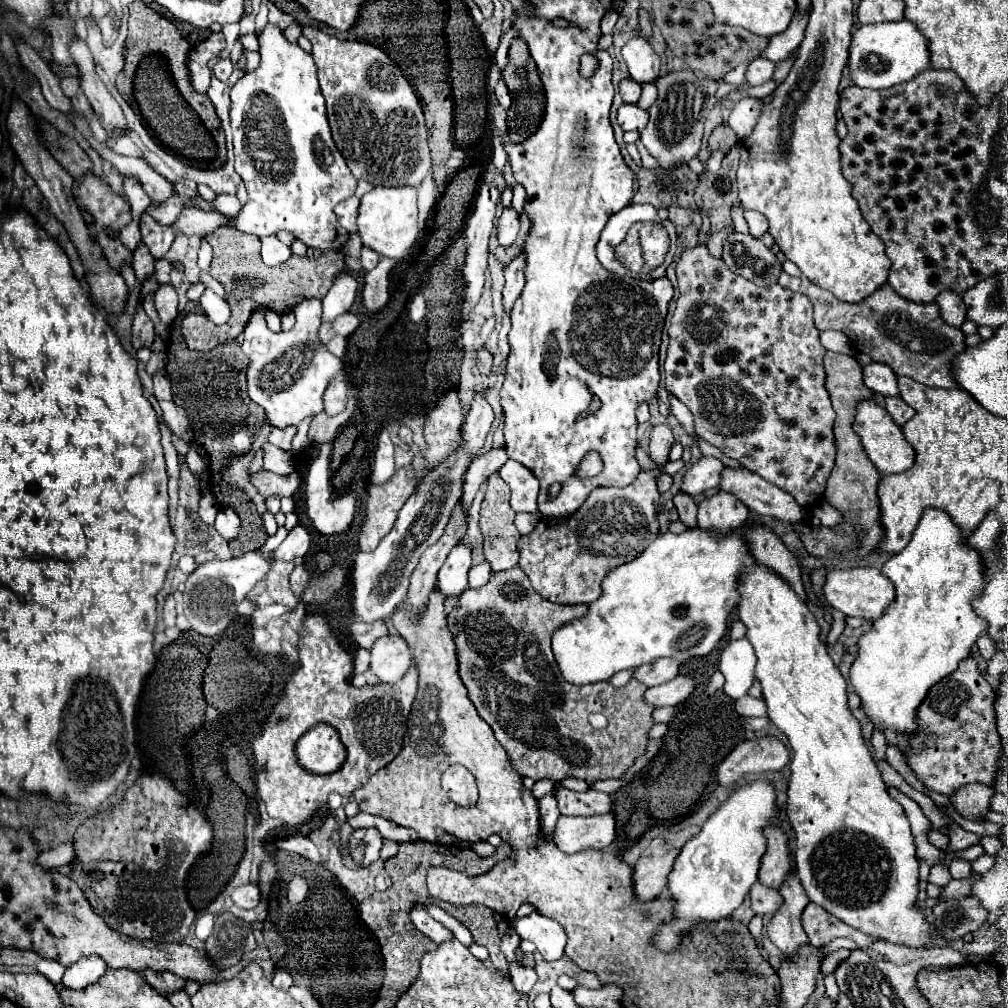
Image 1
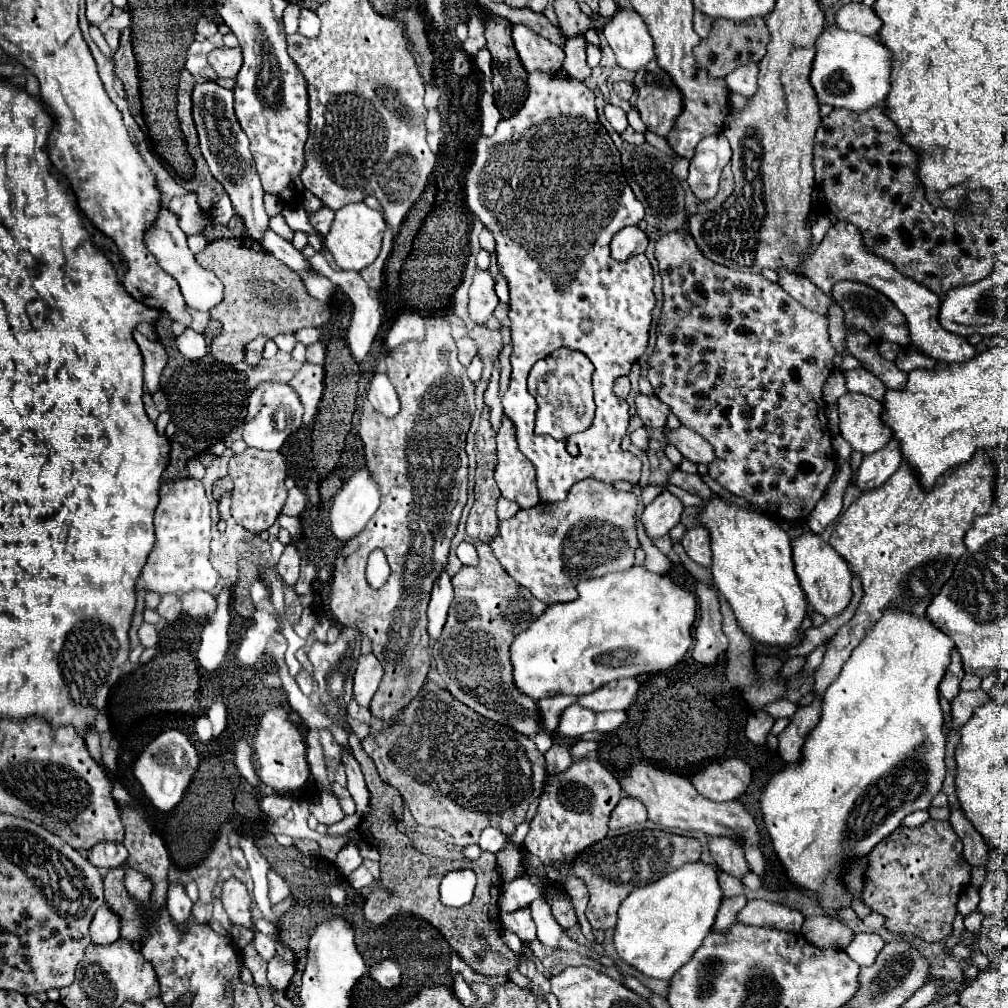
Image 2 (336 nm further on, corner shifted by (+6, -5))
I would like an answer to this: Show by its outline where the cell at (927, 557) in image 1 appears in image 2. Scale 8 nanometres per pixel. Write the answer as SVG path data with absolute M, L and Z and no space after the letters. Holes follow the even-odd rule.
M888 608L886 614L878 620L878 624L874 624L868 632L866 638L854 648L854 654L850 656L850 660L842 666L840 676L832 682L832 686L824 692L822 698L822 714L820 714L820 722L814 728L812 736L806 740L806 752L802 762L794 764L794 766L786 766L782 772L778 772L766 786L764 794L762 794L762 814L764 814L764 822L768 828L768 834L772 838L774 850L780 858L780 862L784 864L788 878L804 888L810 890L818 890L822 894L822 902L820 906L826 910L826 914L834 916L836 908L842 906L850 906L852 902L852 894L842 886L840 882L840 872L846 864L846 860L850 856L868 856L870 850L882 842L888 834L892 834L896 828L900 828L902 820L916 810L928 810L932 798L942 790L942 782L946 776L946 768L944 768L944 752L946 752L946 738L942 732L944 726L944 718L942 718L942 710L940 710L940 692L938 686L942 682L942 676L946 672L946 666L950 664L950 654L954 650L954 642L950 642L950 638L946 638L946 634L942 634L942 630L938 630L936 626L932 626L932 622L928 622L926 616L916 616L910 614L908 610L902 608Z

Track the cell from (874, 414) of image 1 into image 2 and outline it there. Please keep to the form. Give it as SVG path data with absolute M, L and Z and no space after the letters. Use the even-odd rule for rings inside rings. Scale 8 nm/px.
M846 392L838 400L840 434L862 454L874 454L888 444L892 430L882 420L884 404L856 392Z

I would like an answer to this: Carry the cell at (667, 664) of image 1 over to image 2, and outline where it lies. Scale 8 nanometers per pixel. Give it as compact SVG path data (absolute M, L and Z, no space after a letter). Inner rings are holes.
M636 678L614 680L614 682L608 682L606 686L602 686L602 690L584 694L582 698L578 698L578 704L586 706L590 710L596 710L596 712L628 710L638 694L638 688L640 688L640 682Z

